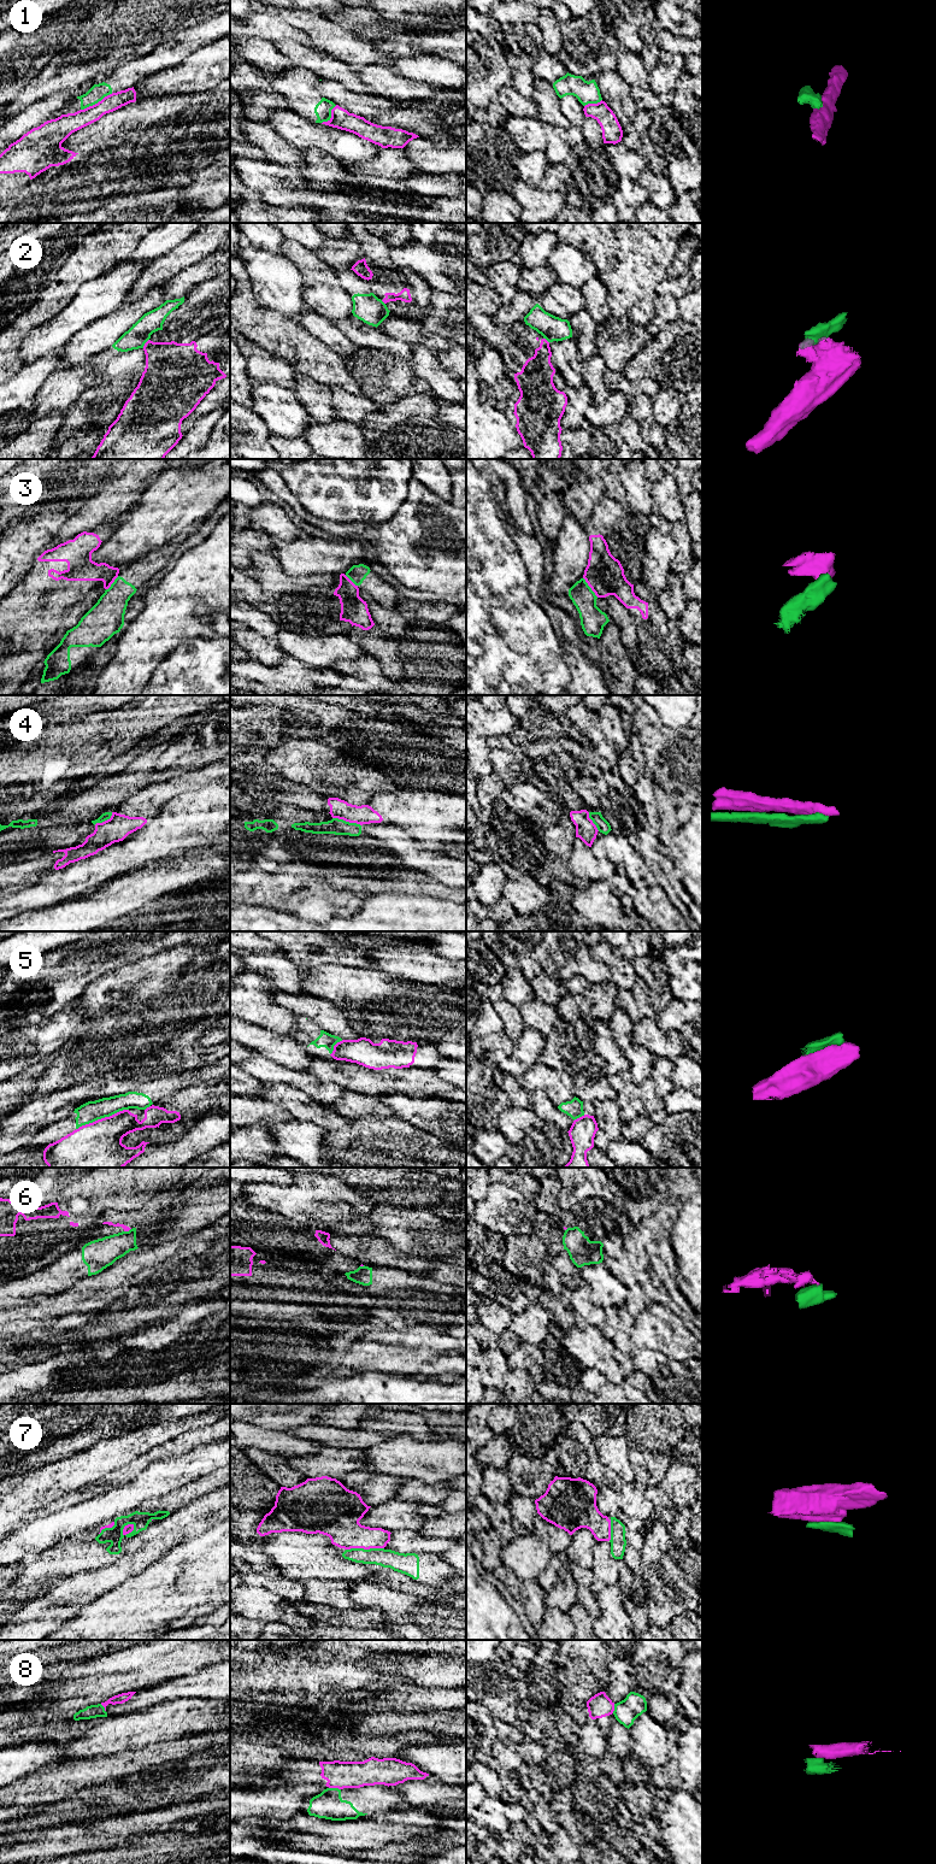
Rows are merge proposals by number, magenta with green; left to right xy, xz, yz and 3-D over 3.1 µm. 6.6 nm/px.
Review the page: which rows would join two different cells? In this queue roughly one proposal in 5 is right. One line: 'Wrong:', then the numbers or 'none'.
Wrong: 1, 2, 3, 4, 5, 6, 7, 8

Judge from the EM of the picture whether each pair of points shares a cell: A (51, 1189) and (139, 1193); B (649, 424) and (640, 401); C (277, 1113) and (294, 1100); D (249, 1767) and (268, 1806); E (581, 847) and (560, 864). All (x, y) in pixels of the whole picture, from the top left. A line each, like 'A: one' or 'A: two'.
A: one
B: one
C: two
D: two
E: two

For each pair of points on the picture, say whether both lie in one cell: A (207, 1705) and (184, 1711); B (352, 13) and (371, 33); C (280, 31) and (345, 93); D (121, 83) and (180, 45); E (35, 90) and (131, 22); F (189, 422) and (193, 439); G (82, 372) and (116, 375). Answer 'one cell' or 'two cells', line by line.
A: one cell
B: one cell
C: two cells
D: one cell
E: one cell
F: two cells
G: two cells

